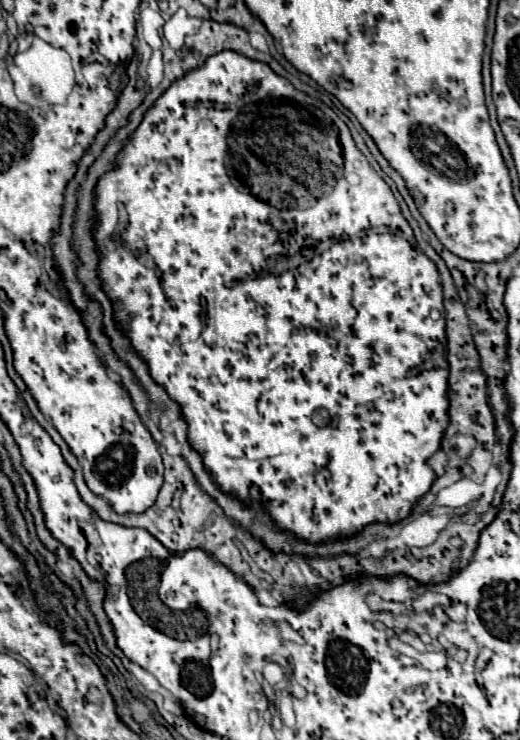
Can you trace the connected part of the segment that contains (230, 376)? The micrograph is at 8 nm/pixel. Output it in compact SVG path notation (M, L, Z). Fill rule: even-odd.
M219 53L215 57L209 57L203 67L187 73L187 77L179 79L175 85L155 101L155 105L147 111L141 125L133 133L129 145L119 153L117 167L103 175L97 185L97 211L99 211L99 227L97 227L97 241L101 249L101 279L105 285L107 295L115 303L115 319L121 323L123 331L129 335L133 347L147 359L149 369L157 383L161 383L167 393L181 405L183 417L189 423L189 439L197 451L205 457L205 467L215 475L217 483L223 487L223 491L235 493L243 501L253 501L253 507L265 509L273 519L277 529L287 529L301 537L303 541L319 543L323 539L353 535L361 531L367 523L373 521L401 521L407 517L417 503L417 499L427 493L431 487L435 473L425 463L441 445L443 431L447 427L449 415L447 415L447 361L443 347L447 339L443 337L443 289L439 289L439 271L435 269L435 263L415 245L413 231L405 217L401 215L401 209L387 187L387 183L371 169L367 159L361 155L361 151L355 147L351 133L347 125L331 113L331 121L339 129L339 141L343 149L343 177L333 187L331 195L325 195L317 201L317 205L309 209L295 209L287 211L285 219L295 221L293 239L291 241L279 241L279 235L269 223L271 205L265 201L259 201L257 197L251 197L247 193L237 191L237 187L231 183L227 171L225 171L225 157L227 157L227 133L231 121L237 117L239 109L251 101L251 95L259 97L261 101L267 99L291 99L291 85L287 81L275 81L281 79L279 75L271 73L267 65L259 61L251 61L247 57L239 57L239 53ZM107 207L117 207L115 215L107 215ZM129 213L127 223L123 227L123 215ZM139 253L147 253L147 259L153 267L145 267L139 263ZM207 253L225 253L225 265L219 263L219 259L207 257ZM307 253L305 261L293 269L287 269L281 275L273 275L271 267L275 265L277 257L299 257ZM431 311L439 311L439 319L431 317ZM437 353L437 367L429 369L431 357ZM425 365L427 367L417 373L409 375L411 369ZM315 409L327 409L331 421L325 427L313 425L313 411ZM255 493L261 495L261 505L255 505Z

